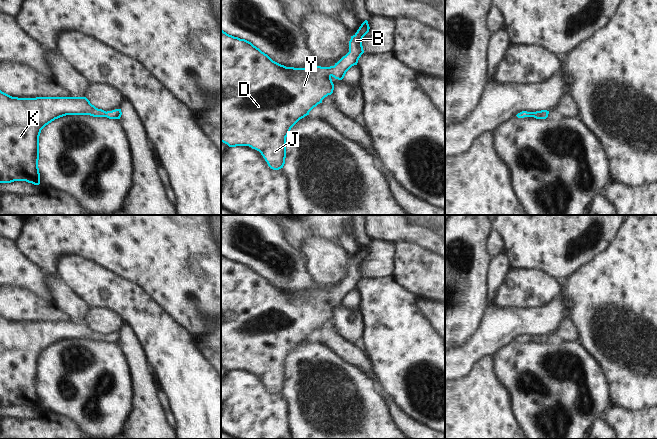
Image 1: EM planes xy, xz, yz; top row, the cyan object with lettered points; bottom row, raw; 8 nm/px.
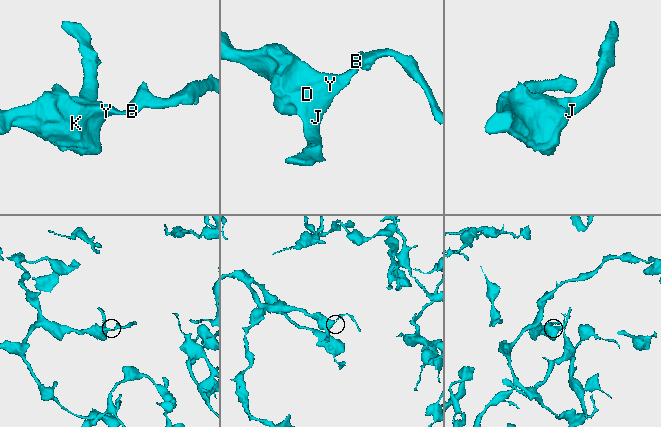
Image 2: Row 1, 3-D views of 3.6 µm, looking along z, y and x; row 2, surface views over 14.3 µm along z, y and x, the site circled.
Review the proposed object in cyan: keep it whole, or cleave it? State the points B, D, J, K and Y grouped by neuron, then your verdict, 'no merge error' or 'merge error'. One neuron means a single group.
B D J K Y; no merge error

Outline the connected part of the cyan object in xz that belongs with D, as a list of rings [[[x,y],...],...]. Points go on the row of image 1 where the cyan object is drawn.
[[[365,20],[349,41],[349,52],[334,66],[312,66],[308,68],[286,67],[273,61],[267,54],[251,42],[234,37],[221,30],[221,142],[229,147],[249,146],[261,153],[268,166],[273,170],[283,168],[286,158],[286,137],[291,128],[309,112],[322,103],[334,90],[332,77],[342,80],[346,72],[357,65],[364,53],[363,37],[369,32]]]

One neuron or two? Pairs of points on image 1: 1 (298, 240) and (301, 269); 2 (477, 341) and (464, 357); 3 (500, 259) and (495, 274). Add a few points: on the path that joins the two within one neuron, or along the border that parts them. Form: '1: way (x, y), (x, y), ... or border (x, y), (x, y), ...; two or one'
1: border (284, 232), (285, 239), (301, 251); two
2: way (476, 345), (468, 353); one
3: way (499, 263), (497, 270); one

